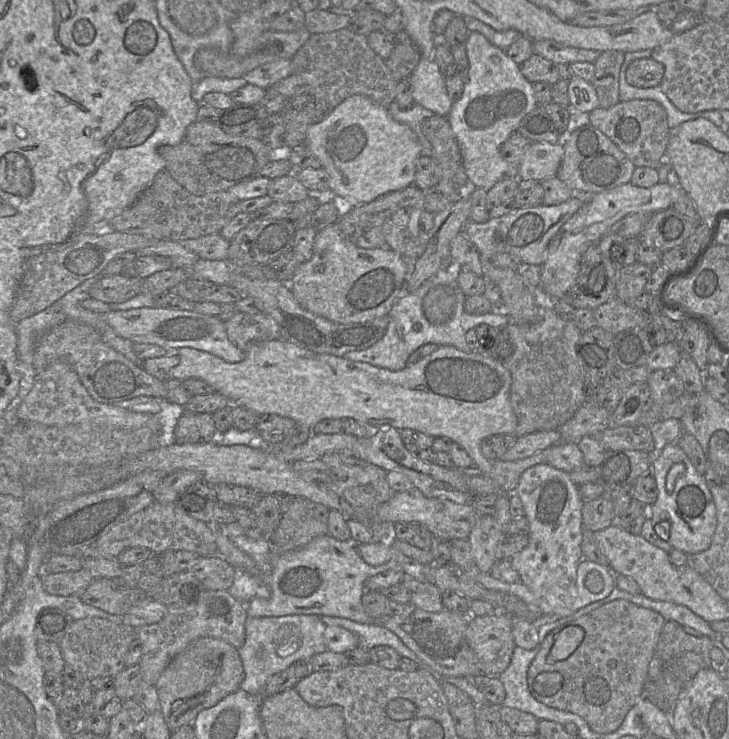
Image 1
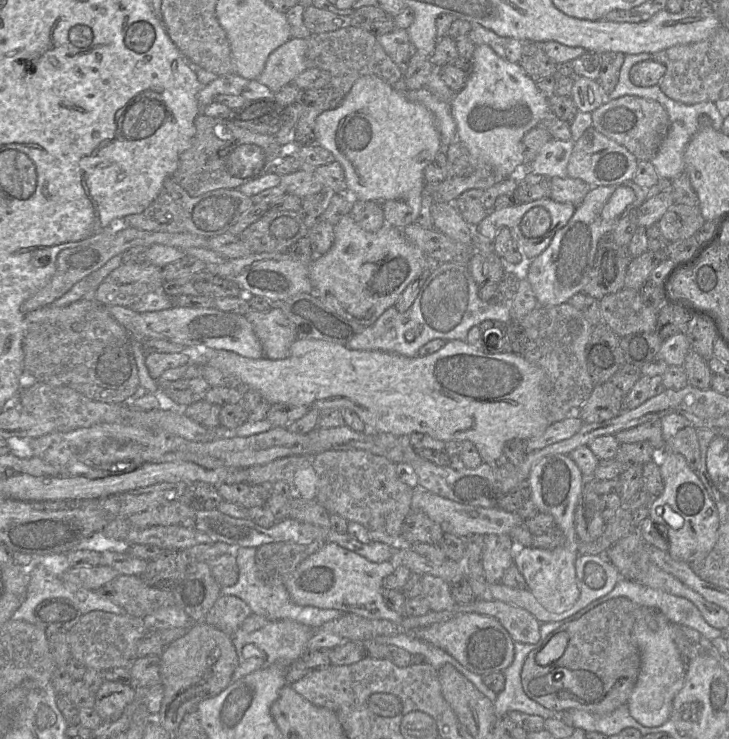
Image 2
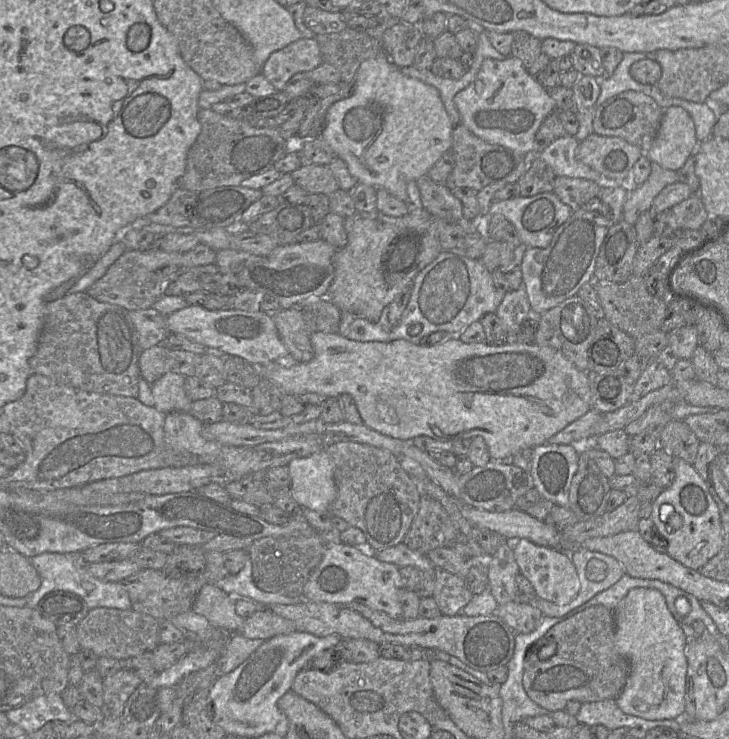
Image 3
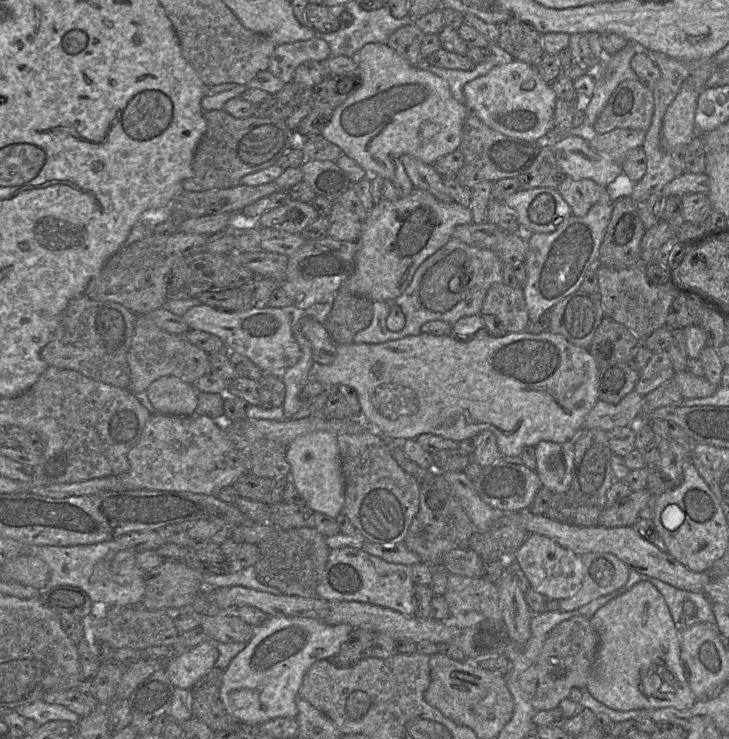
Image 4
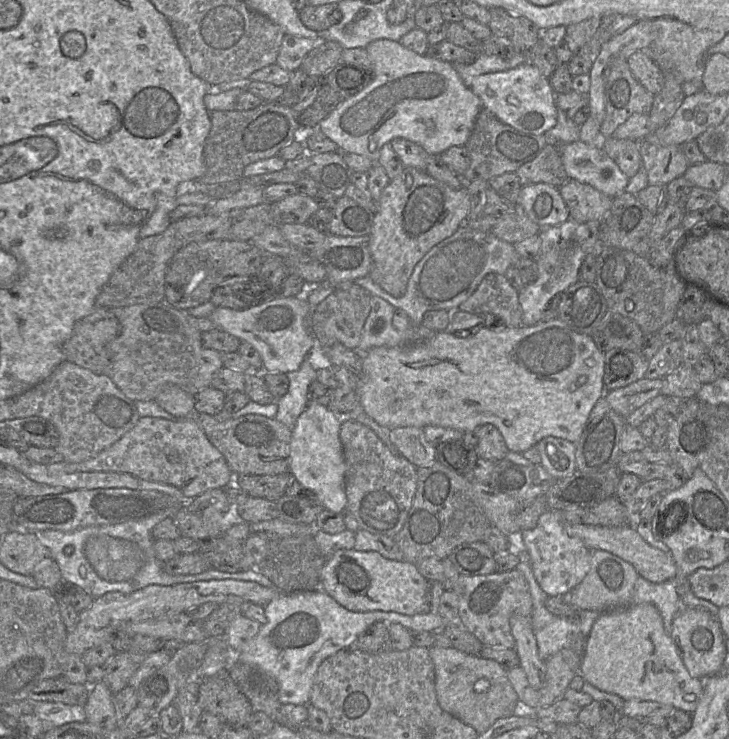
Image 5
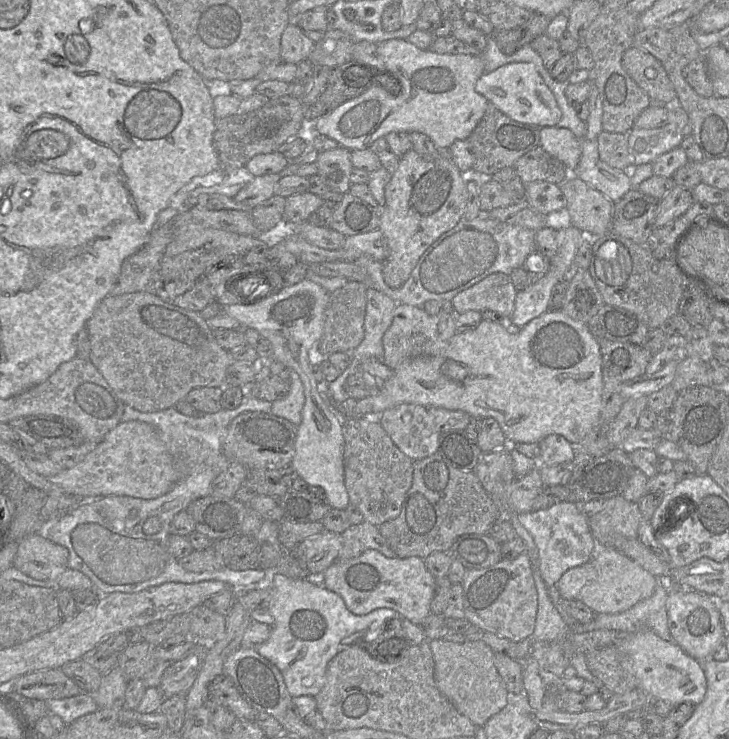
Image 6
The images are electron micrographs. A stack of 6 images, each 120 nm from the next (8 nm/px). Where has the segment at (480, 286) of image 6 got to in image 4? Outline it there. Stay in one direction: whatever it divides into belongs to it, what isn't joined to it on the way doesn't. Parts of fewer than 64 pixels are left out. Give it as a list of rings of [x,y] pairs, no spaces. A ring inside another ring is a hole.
[[[502,282],[493,284],[484,298],[480,315],[490,314],[497,317],[507,332],[523,332],[530,321],[522,289],[514,289]]]

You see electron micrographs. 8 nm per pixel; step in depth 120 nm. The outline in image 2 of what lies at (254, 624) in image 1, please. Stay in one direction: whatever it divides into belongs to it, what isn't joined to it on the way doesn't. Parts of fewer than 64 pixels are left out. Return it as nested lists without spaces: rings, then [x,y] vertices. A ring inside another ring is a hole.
[[[288,619],[269,621],[265,626],[253,632],[238,629],[232,635],[232,641],[239,659],[239,664],[233,673],[232,681],[236,681],[253,671],[265,668],[275,662],[292,663],[307,650],[307,643],[315,631],[310,626]],[[250,643],[253,643],[261,650],[260,656],[246,658],[243,655],[243,648]]]

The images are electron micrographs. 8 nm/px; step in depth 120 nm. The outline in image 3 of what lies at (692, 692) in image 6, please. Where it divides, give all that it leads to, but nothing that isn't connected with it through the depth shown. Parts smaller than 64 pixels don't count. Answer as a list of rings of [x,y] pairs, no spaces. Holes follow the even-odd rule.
[[[633,588],[614,609],[615,647],[629,660],[630,672],[625,687],[615,699],[626,714],[647,720],[683,718],[685,714],[685,692],[688,662],[686,645],[688,638],[669,611],[663,594],[653,588]]]

